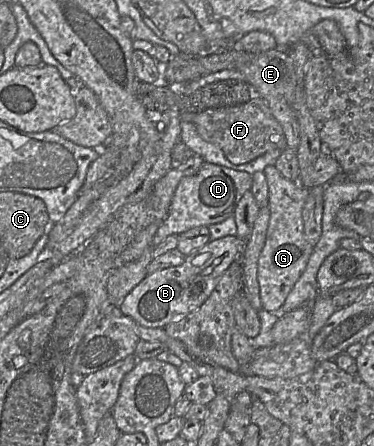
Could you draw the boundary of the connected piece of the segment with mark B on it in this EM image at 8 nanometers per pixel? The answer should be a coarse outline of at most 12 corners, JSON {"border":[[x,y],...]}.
{"border":[[237,236],[148,274],[118,307],[163,328],[205,302],[239,260]]}

